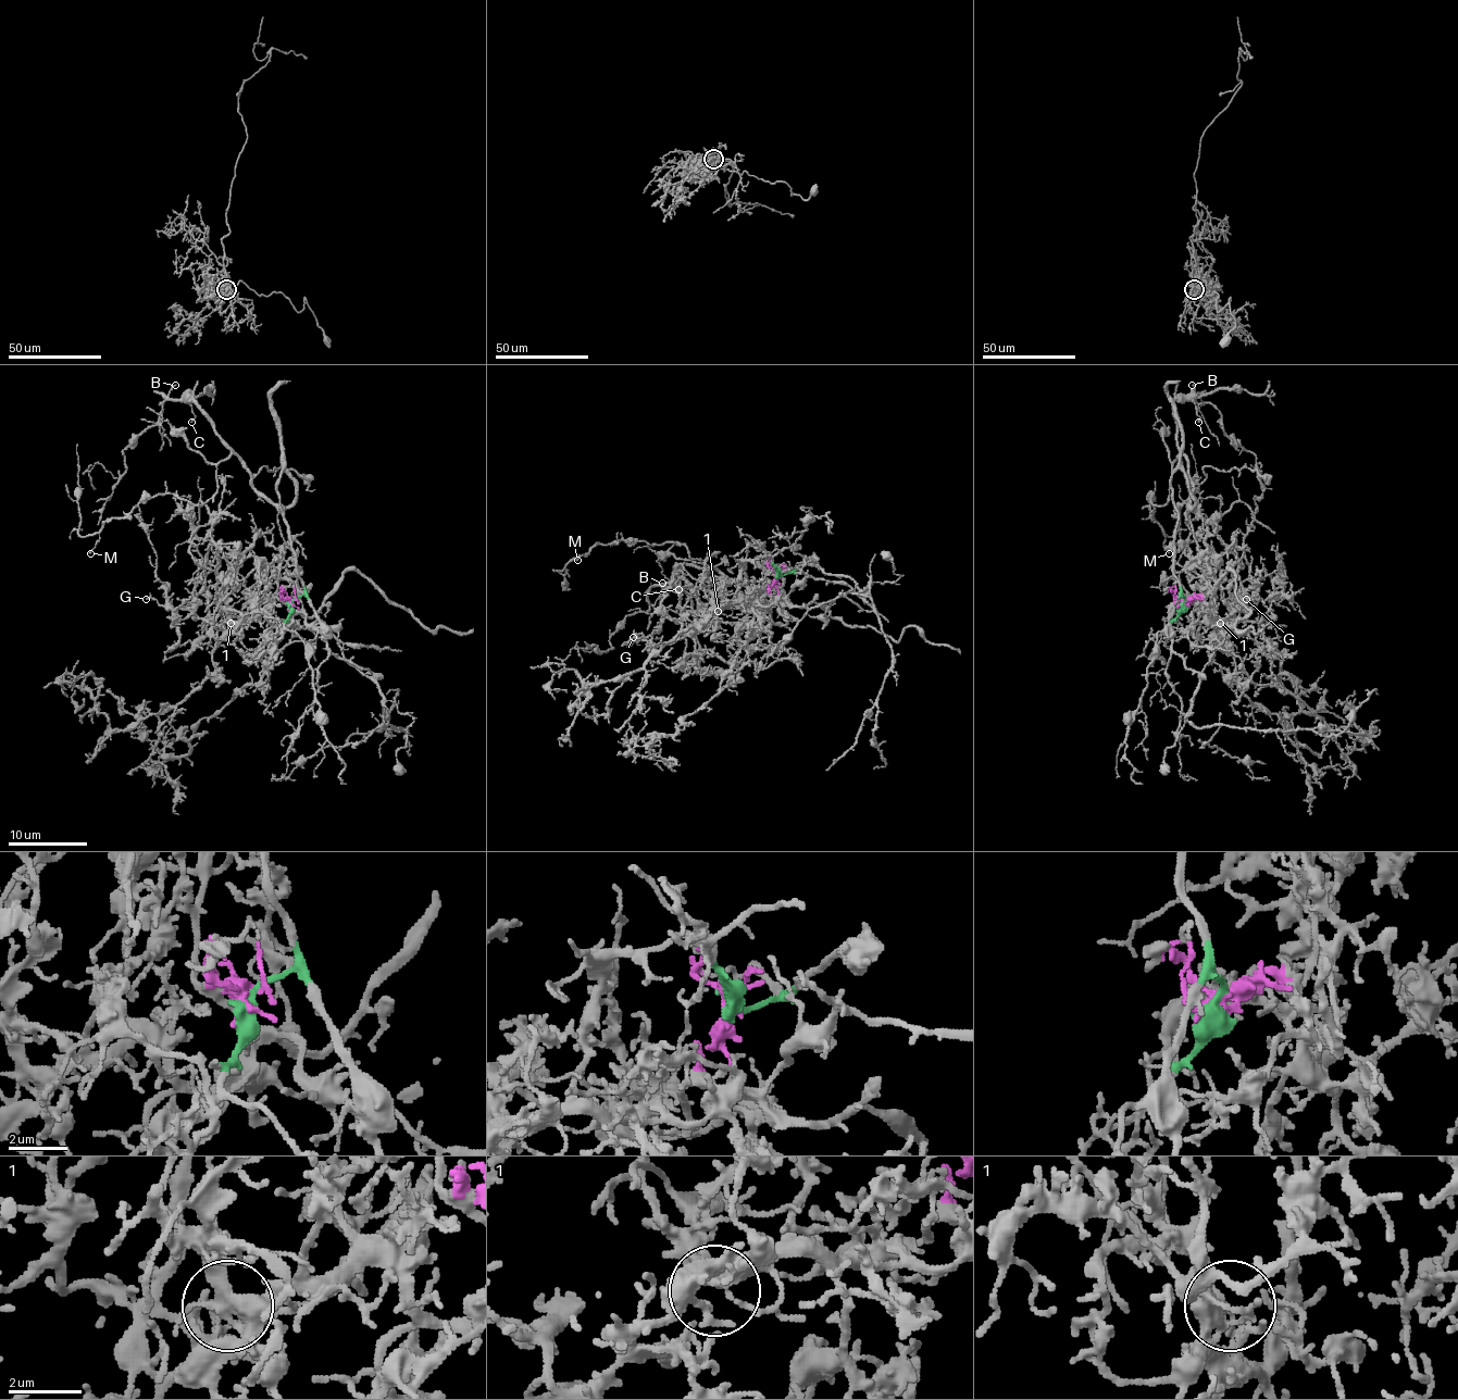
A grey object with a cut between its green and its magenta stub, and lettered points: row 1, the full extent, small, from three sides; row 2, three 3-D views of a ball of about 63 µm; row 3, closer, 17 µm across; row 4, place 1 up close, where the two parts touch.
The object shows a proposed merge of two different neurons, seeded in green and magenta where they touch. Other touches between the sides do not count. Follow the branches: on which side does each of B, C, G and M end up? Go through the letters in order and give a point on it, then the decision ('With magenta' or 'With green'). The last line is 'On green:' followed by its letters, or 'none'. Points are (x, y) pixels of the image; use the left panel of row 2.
B: Place: (175, 385). With green
C: Place: (191, 422). With green
G: Place: (146, 599). With magenta
M: Place: (90, 553). With green
On green: B, C, M

